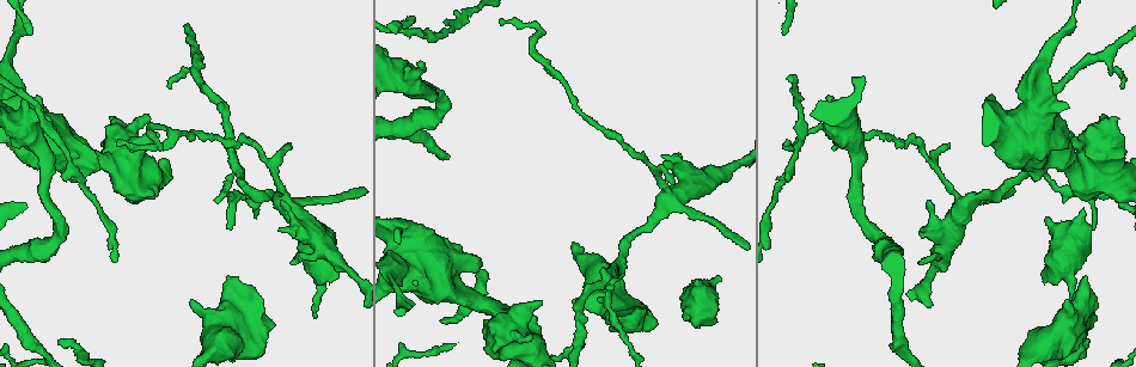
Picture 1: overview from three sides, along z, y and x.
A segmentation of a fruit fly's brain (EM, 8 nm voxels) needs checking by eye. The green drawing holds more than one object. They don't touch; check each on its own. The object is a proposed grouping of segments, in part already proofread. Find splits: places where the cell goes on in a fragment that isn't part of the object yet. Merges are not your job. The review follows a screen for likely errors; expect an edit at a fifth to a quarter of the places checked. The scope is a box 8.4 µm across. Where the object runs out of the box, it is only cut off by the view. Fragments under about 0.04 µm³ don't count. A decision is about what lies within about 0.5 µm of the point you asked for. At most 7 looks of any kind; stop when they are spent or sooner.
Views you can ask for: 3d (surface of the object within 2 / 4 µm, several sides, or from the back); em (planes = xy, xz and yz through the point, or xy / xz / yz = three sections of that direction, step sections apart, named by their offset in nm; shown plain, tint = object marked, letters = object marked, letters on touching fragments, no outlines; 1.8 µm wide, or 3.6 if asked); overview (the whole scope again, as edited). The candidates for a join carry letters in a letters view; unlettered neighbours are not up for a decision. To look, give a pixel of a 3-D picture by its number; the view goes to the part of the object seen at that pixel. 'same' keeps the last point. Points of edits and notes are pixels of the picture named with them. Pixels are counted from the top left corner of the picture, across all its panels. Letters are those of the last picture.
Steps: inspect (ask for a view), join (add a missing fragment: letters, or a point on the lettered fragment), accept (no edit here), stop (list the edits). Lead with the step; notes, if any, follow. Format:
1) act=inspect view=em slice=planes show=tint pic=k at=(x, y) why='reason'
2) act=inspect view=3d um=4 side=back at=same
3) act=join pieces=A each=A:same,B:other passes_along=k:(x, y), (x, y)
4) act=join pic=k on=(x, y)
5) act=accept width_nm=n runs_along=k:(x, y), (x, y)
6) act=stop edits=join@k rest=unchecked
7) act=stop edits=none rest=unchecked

act=inspect view=3d um=2 pic=1 at=(827, 94) why='branch stops here'

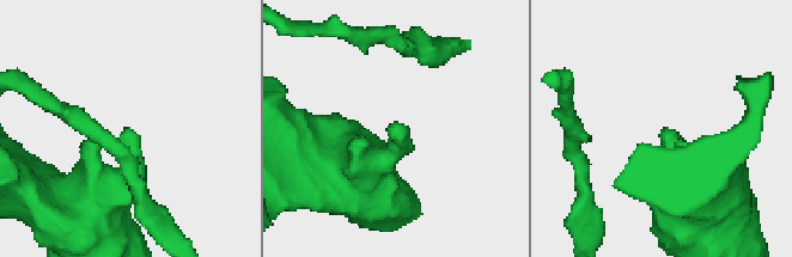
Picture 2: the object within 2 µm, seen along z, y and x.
act=inspect view=em slice=planes show=letters pic=2 at=(124, 128)

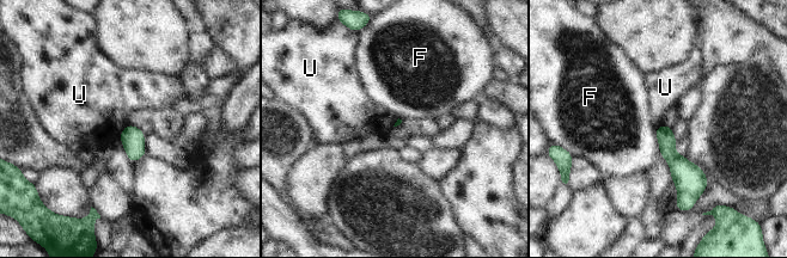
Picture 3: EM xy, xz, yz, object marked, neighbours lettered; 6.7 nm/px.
act=accept each=F:other,U:other border=3:(127, 124), (117, 137) found='none of them fits'

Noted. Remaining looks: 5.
act=inspect view=em slice=planes show=plain pic=1 at=(535, 316) why='an open end'

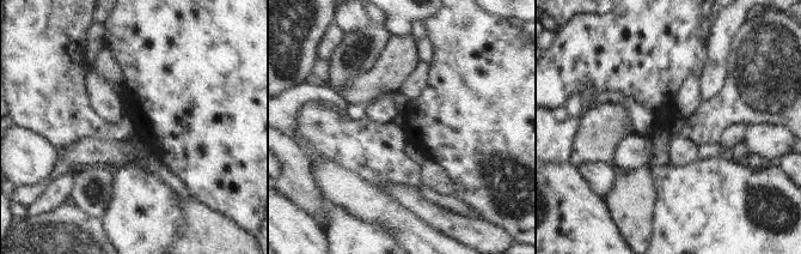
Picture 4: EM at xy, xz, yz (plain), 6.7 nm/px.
act=inspect view=em slice=planes show=letters at=same

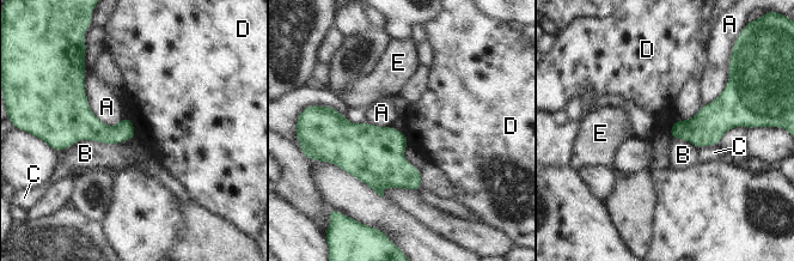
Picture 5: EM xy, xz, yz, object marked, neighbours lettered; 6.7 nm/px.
act=accept each=A:other,B:other,C:other,D:other,E:other border=5:(129, 116), (133, 128), (138, 134) found='no lettered fragment goes on from it'

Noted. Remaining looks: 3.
act=inspect view=3d um=4 pic=1 at=(237, 276) why='an open end'

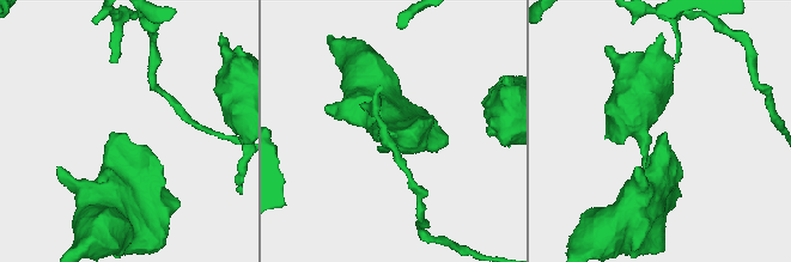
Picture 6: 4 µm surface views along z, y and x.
act=inspect view=em slice=planes show=letters pic=6 at=(395, 134) why='shape alone is not enough'

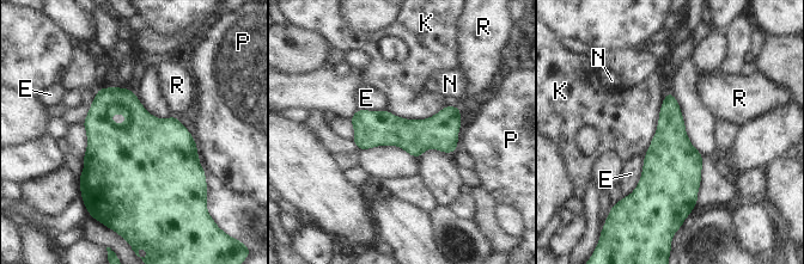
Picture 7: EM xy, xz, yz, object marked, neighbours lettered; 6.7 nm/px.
act=accept longest_contact=K:480nm each=E:other,K:other,N:other,P:other,R:other found='no lettered fragment goes on from it'

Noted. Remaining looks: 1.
act=stop edits=none rest=unchecked

